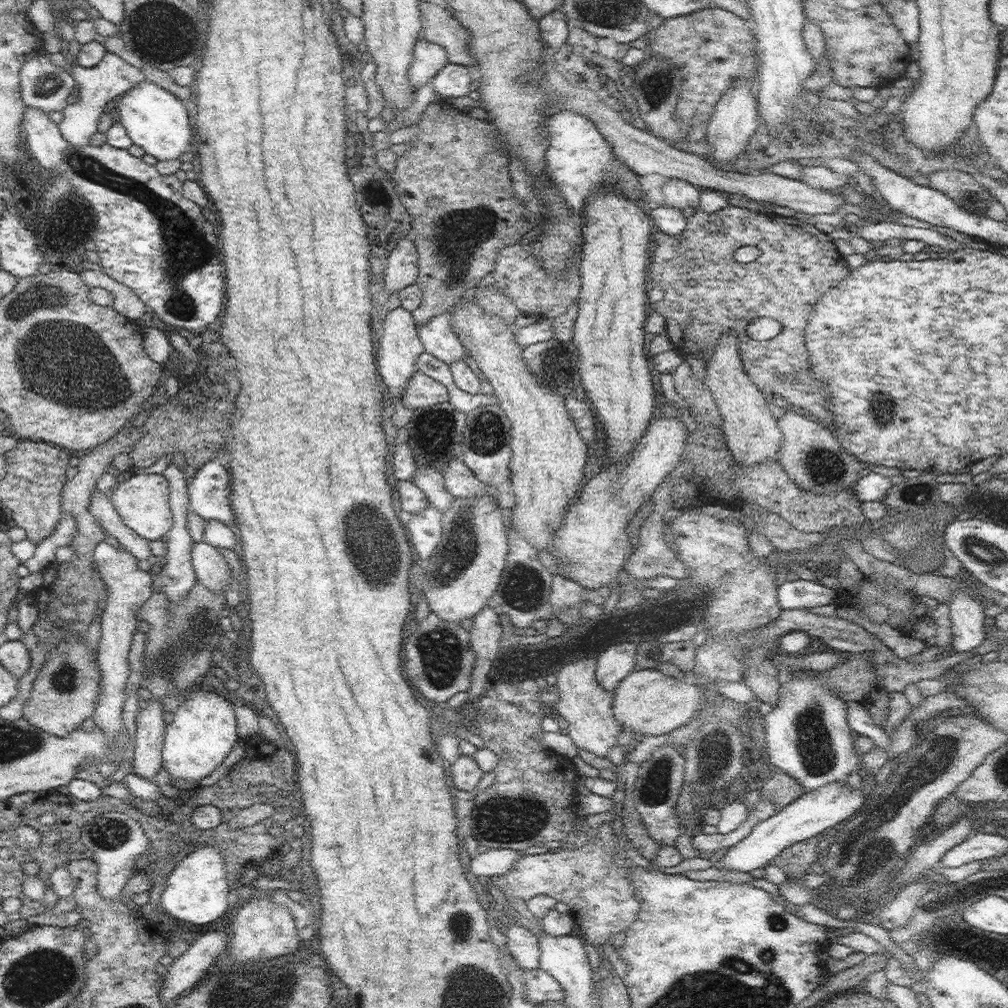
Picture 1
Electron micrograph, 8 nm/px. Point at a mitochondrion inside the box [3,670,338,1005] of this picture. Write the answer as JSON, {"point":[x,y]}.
{"point":[110,833]}

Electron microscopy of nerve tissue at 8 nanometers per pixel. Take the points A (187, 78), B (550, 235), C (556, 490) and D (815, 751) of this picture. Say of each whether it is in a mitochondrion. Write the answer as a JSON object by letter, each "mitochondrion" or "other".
{"A":"other","B":"other","C":"other","D":"mitochondrion"}

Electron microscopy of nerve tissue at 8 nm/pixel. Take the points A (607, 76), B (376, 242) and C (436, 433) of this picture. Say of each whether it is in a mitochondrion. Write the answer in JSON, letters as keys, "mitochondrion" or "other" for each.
{"A":"other","B":"other","C":"mitochondrion"}

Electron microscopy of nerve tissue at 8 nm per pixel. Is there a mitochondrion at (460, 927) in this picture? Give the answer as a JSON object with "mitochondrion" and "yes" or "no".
{"mitochondrion":"yes"}

